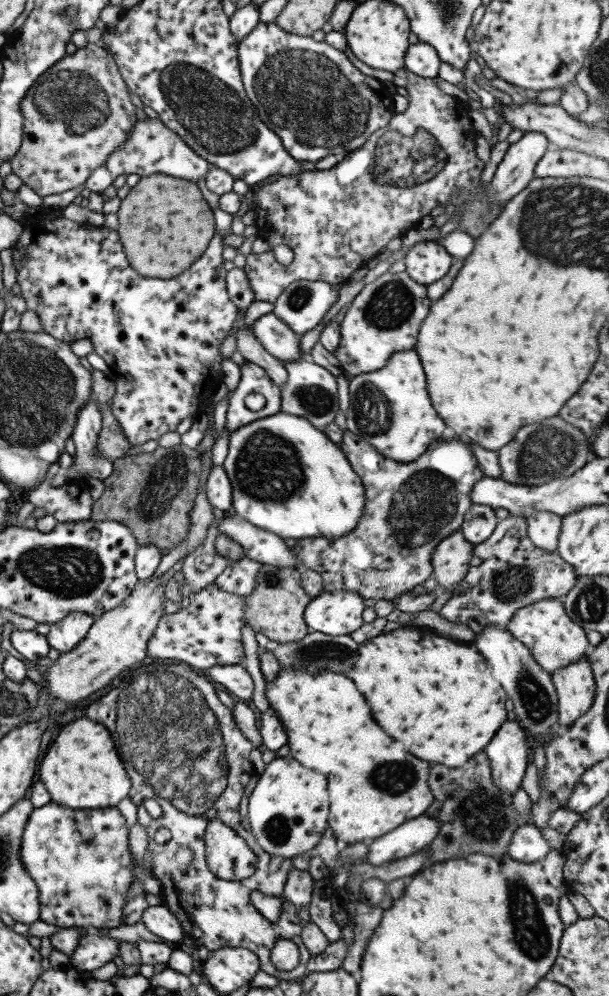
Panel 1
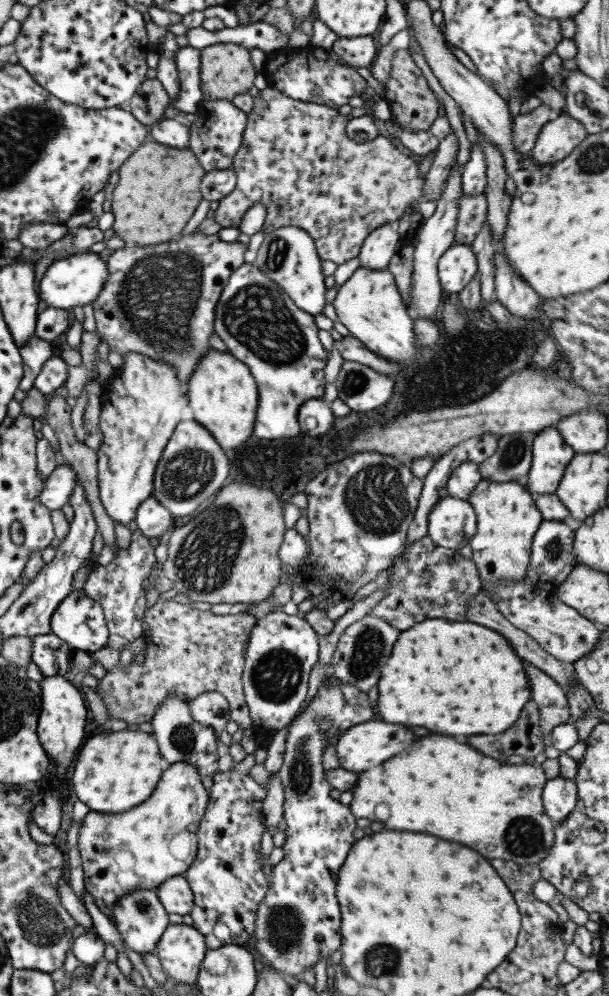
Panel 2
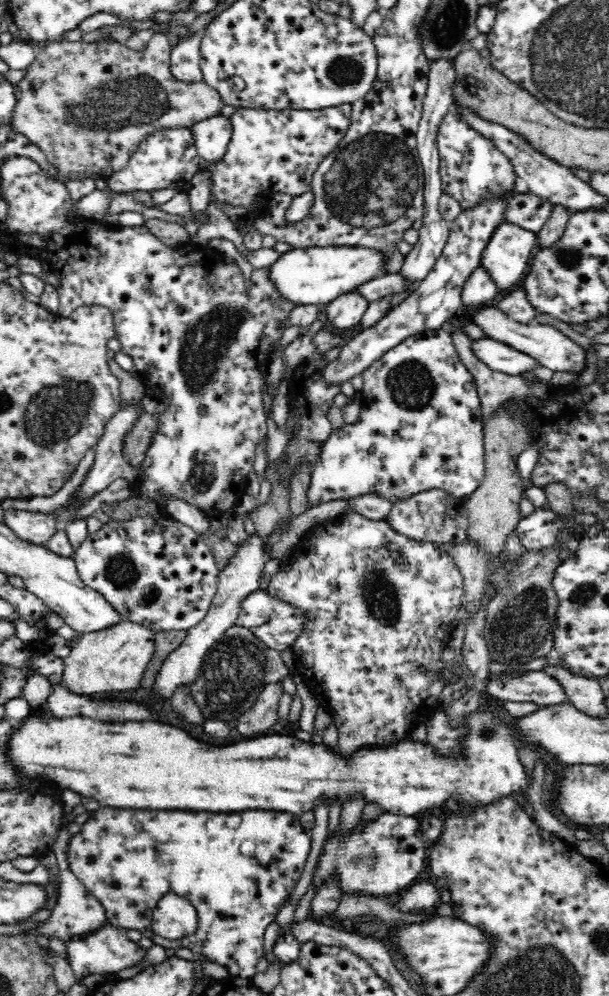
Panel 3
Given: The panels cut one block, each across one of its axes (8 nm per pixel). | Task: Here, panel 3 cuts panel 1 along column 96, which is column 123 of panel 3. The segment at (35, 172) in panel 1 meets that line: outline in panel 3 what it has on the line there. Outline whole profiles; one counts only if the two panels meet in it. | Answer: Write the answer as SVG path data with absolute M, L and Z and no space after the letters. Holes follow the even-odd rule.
M157 31L154 32L150 41L146 44L145 50L142 52L132 51L115 40L94 41L90 43L54 41L44 44L40 52L36 53L34 62L28 66L26 76L20 82L14 84L15 95L17 96L17 105L11 118L14 131L16 131L16 134L24 135L31 143L36 144L40 150L43 150L44 154L48 157L49 163L57 168L60 175L72 178L72 180L84 180L85 178L105 180L112 172L118 172L120 168L124 168L128 164L134 148L138 144L141 144L142 140L152 134L152 132L166 128L191 128L197 122L222 114L221 110L225 102L215 88L212 88L204 81L186 84L172 77L172 73L170 73L171 50L168 35Z

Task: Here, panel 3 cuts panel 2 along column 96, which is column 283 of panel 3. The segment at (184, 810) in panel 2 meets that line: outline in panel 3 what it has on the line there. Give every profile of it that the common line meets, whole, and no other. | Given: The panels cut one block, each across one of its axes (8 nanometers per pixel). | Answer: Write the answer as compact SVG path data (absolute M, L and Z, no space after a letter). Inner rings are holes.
M100 807L90 813L88 821L81 828L68 846L70 871L102 903L108 924L125 930L138 930L142 937L164 949L190 949L192 953L199 953L211 962L224 966L230 975L243 979L251 978L258 972L256 966L265 955L263 940L266 929L288 903L311 852L311 833L302 827L299 816L266 810L226 816L207 811ZM168 893L192 903L198 926L191 936L171 940L153 931L154 907Z

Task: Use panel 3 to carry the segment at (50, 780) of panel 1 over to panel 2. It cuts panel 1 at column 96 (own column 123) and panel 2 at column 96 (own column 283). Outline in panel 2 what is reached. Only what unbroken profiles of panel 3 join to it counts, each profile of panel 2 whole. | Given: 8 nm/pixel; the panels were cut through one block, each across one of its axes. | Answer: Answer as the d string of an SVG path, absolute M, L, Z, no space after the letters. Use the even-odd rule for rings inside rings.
M123 729L121 732L105 732L105 736L89 737L85 744L81 744L71 772L75 796L95 812L121 813L141 804L153 792L165 766L157 754L156 740L149 734Z

